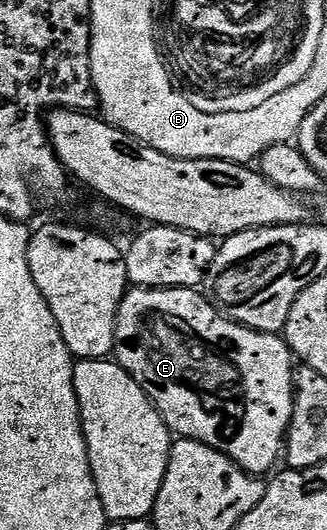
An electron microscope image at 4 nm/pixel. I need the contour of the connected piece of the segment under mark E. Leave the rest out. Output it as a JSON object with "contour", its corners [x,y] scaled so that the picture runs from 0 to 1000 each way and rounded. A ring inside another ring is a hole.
{"contour":[[[404,542],[401,547],[382,555],[379,564],[367,570],[367,581],[361,583],[361,598],[355,600],[355,660],[349,664],[352,683],[364,685],[373,696],[385,696],[385,704],[398,704],[398,711],[410,711],[410,719],[422,719],[422,726],[434,726],[434,734],[459,747],[468,764],[483,772],[483,779],[502,791],[502,800],[514,804],[514,811],[535,817],[557,828],[590,828],[609,836],[627,836],[642,840],[654,847],[667,847],[685,858],[697,858],[713,870],[728,875],[746,889],[755,889],[761,896],[780,896],[786,900],[817,898],[817,889],[841,877],[844,872],[859,872],[862,860],[875,851],[875,830],[881,825],[881,804],[893,792],[893,781],[899,779],[899,757],[905,755],[905,700],[893,685],[899,687],[899,672],[893,660],[869,645],[865,638],[853,630],[829,632],[826,628],[801,628],[798,625],[780,625],[761,617],[746,617],[734,609],[719,609],[713,602],[700,602],[694,594],[682,592],[670,579],[648,570],[645,562],[627,560],[621,555],[612,558],[609,547],[581,542],[523,542],[520,545],[471,545],[468,542]]]}

